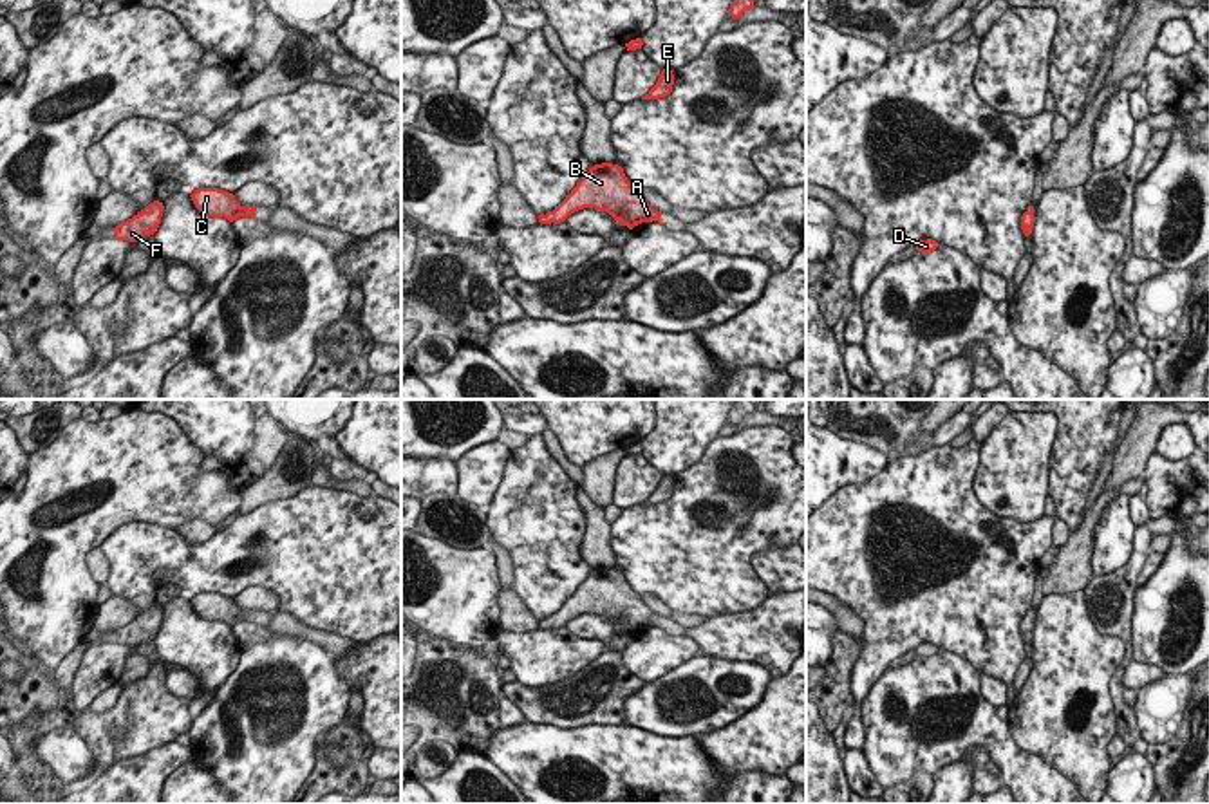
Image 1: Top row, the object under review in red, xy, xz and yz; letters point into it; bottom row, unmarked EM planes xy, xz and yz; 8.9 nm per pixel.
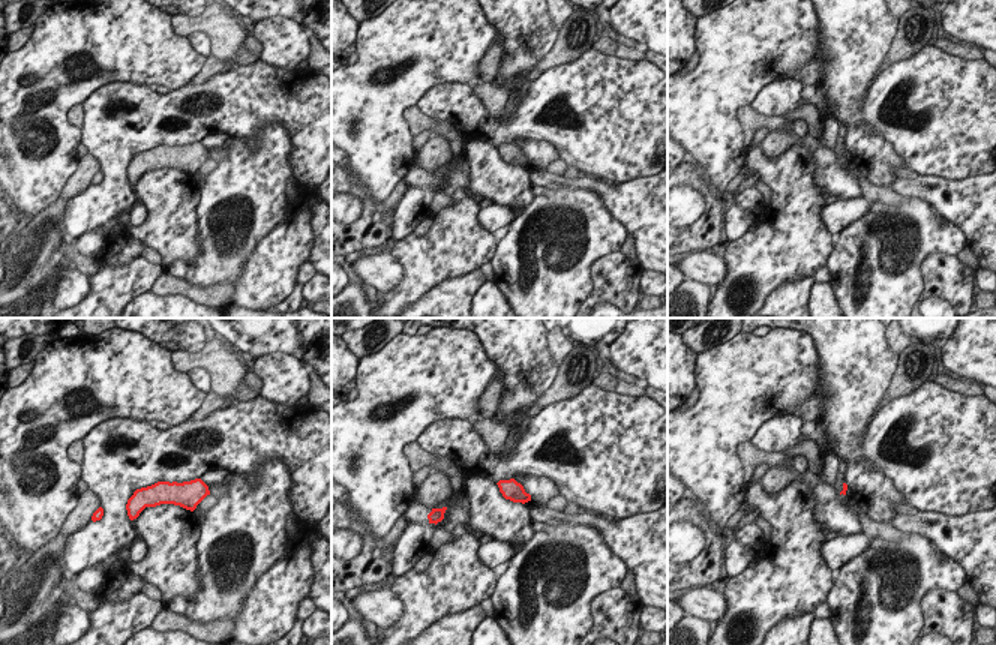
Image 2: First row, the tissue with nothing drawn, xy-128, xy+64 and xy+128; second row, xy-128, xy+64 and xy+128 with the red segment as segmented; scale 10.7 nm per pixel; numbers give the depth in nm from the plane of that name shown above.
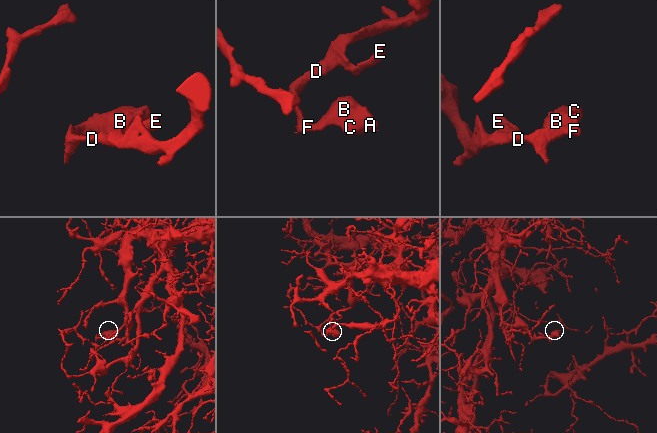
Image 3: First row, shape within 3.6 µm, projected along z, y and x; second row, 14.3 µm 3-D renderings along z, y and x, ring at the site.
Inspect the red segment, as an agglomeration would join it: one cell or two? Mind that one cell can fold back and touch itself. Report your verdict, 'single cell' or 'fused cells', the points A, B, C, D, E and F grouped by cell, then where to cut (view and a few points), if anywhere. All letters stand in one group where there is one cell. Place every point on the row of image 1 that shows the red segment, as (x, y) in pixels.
single cell; groups A B C D E F; cut none

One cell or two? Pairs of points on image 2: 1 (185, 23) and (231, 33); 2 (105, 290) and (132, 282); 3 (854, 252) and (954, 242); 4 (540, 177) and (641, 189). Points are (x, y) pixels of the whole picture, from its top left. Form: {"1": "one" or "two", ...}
{"1": "one", "2": "one", "3": "one", "4": "one"}

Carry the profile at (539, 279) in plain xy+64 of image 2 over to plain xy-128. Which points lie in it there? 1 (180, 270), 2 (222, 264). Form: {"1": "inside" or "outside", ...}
{"1": "inside", "2": "inside"}

